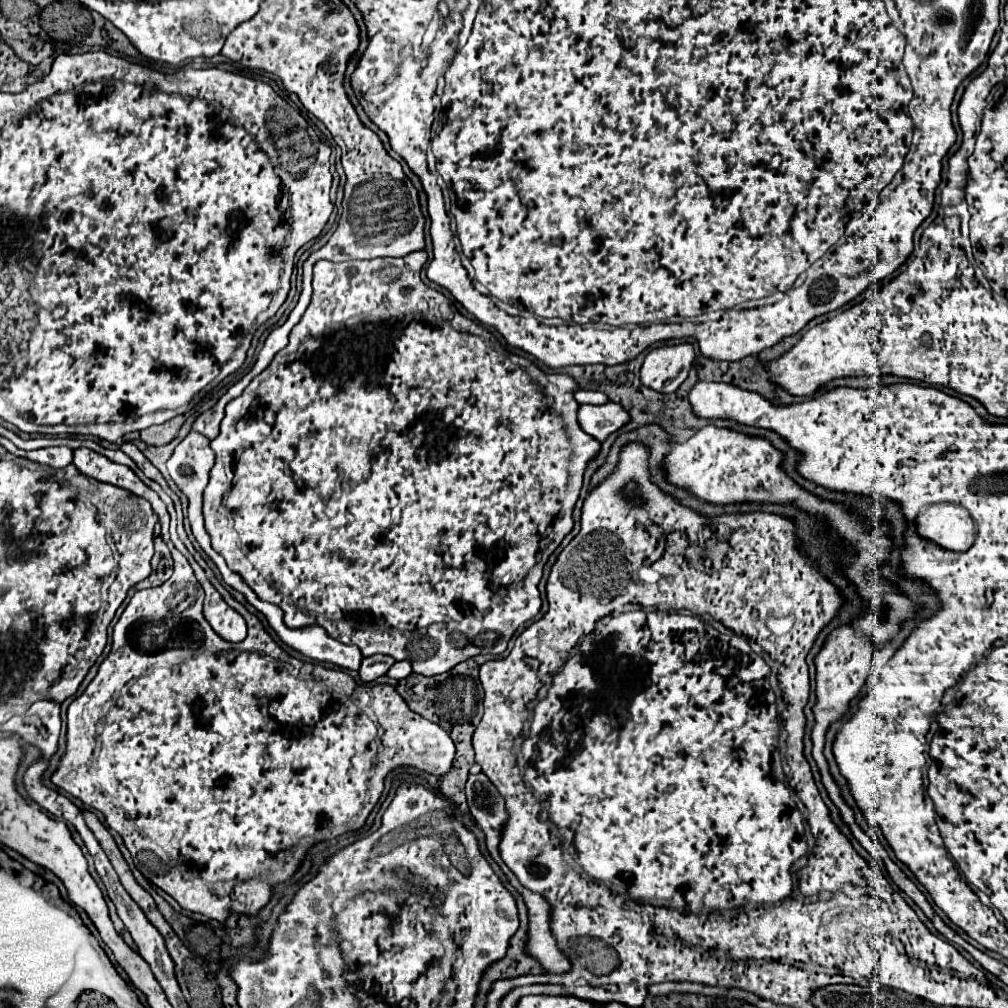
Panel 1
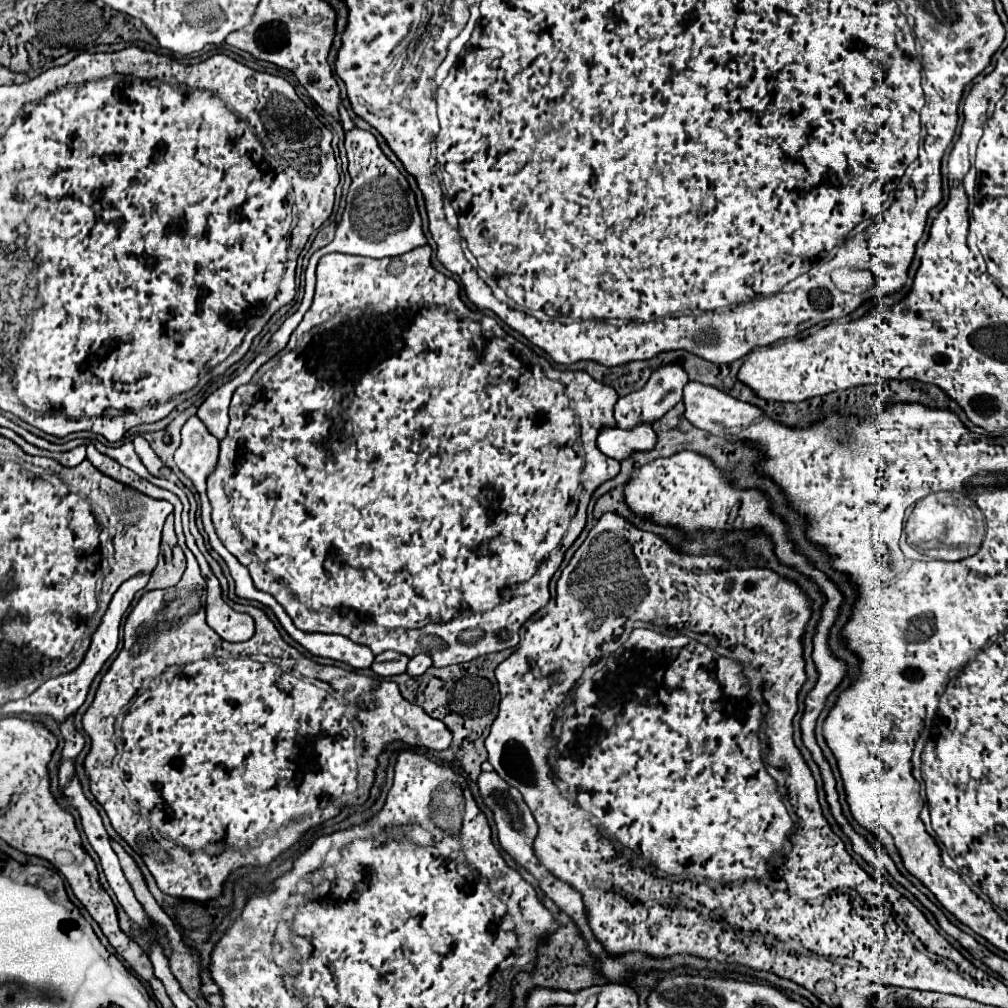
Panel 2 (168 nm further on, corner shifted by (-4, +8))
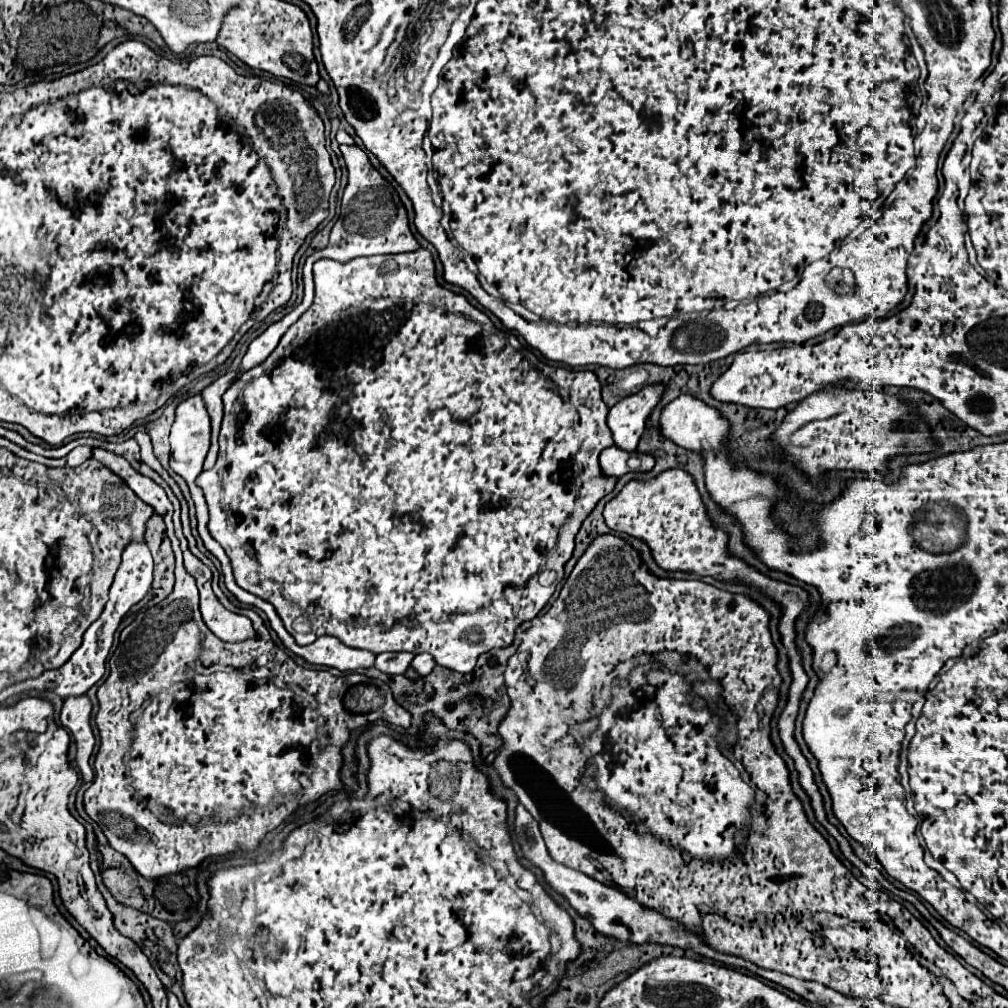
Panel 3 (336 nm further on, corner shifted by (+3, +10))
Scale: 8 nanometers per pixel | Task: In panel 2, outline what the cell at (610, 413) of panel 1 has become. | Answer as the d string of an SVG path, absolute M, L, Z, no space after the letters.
M640 422L630 430L618 426L602 426L598 434L598 448L616 460L626 458L634 450L650 450L656 444L656 434L648 422Z

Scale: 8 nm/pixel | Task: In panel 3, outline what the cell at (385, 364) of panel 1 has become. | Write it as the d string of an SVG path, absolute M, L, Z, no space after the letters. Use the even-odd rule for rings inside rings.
M419 248L415 252L405 252L399 256L371 256L371 258L357 258L351 260L349 264L341 264L335 260L319 260L313 266L313 274L315 274L315 302L313 306L285 332L285 336L281 338L279 346L271 352L271 356L261 362L259 366L247 370L245 374L239 376L239 380L235 384L229 386L229 390L223 394L223 410L225 410L225 418L221 424L221 434L219 434L219 458L217 464L209 470L209 472L201 472L201 476L197 478L197 486L203 490L207 506L209 506L209 532L211 536L225 548L227 556L231 558L233 564L233 574L237 584L267 600L269 604L275 606L277 614L281 616L287 632L295 638L295 642L299 646L307 646L311 642L315 642L319 636L335 636L339 638L343 644L351 646L351 648L363 648L363 650L371 650L375 654L383 654L383 652L413 652L413 654L421 654L421 652L429 652L437 664L447 666L455 672L471 672L479 654L491 650L491 648L505 648L511 646L517 628L527 622L533 620L541 608L549 602L551 594L555 592L555 584L553 586L541 586L539 584L539 572L543 570L555 570L555 572L563 572L565 574L565 564L567 560L573 556L573 548L575 548L575 536L583 524L583 520L593 512L593 508L597 506L597 502L607 496L609 492L613 492L615 488L615 480L609 480L605 476L601 476L599 470L599 454L609 448L613 444L613 438L609 436L609 426L607 426L607 414L609 414L609 406L601 400L601 384L597 380L597 376L589 370L581 370L581 372L573 372L573 370L565 370L565 368L557 368L557 366L549 366L543 364L531 350L527 350L525 346L521 346L521 342L513 336L513 334L505 334L503 330L497 330L493 326L493 322L479 312L475 306L471 306L465 296L455 294L451 290L445 290L443 286L437 284L435 280L435 264L433 264L433 256L429 250ZM305 616L311 620L311 634L297 634L293 630L293 620Z

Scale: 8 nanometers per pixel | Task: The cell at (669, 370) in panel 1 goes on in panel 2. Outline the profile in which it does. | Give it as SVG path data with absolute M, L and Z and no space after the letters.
M668 362L658 366L656 370L652 370L650 380L646 382L646 386L638 392L632 392L630 396L622 396L616 402L614 408L614 418L618 422L618 426L636 426L636 422L654 422L658 420L662 414L666 414L676 402L682 400L682 388L688 382L688 374L684 372L680 362Z

